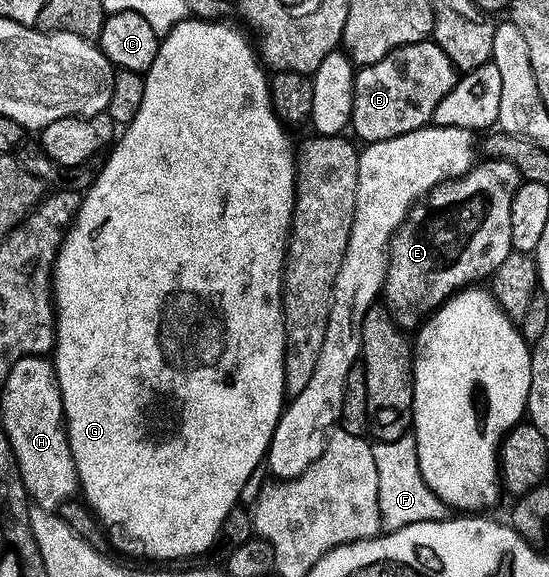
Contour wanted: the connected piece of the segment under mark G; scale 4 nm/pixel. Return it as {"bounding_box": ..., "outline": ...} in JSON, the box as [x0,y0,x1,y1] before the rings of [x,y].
{"bounding_box":[53,19,297,561],"outline":[[[188,19],[188,20],[185,20],[185,21],[183,21],[183,22],[182,22],[182,23],[180,23],[180,24],[179,24],[179,25],[176,25],[176,26],[175,26],[175,28],[174,28],[174,29],[172,29],[172,30],[171,30],[171,32],[170,32],[170,33],[168,33],[168,34],[166,34],[166,36],[164,36],[164,37],[163,37],[163,38],[162,38],[162,41],[161,41],[161,44],[160,44],[160,46],[159,46],[159,54],[158,54],[158,55],[157,55],[157,63],[153,63],[153,67],[152,67],[152,68],[151,68],[151,70],[150,70],[150,71],[149,71],[149,72],[148,72],[148,73],[147,73],[147,74],[146,74],[146,75],[145,75],[145,80],[146,80],[146,83],[147,83],[147,86],[146,86],[146,87],[145,87],[145,103],[141,103],[141,111],[137,111],[137,119],[133,119],[133,123],[132,123],[132,124],[131,124],[131,125],[129,125],[129,126],[126,126],[126,129],[125,129],[125,132],[124,132],[124,133],[127,133],[127,134],[125,134],[125,135],[124,135],[124,137],[123,137],[123,134],[122,134],[122,136],[120,136],[120,137],[119,137],[119,138],[118,138],[118,141],[117,141],[117,144],[116,144],[116,145],[115,145],[115,146],[114,146],[114,148],[112,148],[112,149],[111,149],[111,150],[110,150],[110,153],[111,153],[111,152],[112,152],[112,153],[111,153],[111,158],[109,158],[109,159],[108,159],[108,161],[107,161],[107,166],[105,166],[105,167],[104,167],[104,165],[103,165],[103,166],[102,166],[102,168],[100,168],[100,169],[99,169],[99,170],[98,170],[98,177],[97,177],[97,179],[96,179],[96,181],[95,181],[95,185],[94,185],[94,186],[92,186],[92,188],[91,188],[91,189],[89,189],[89,190],[87,190],[87,191],[86,191],[86,193],[85,193],[85,196],[84,196],[84,197],[83,197],[83,205],[82,205],[82,206],[81,206],[81,208],[80,208],[80,209],[79,209],[79,214],[78,214],[78,215],[77,215],[77,216],[75,216],[75,223],[74,223],[74,225],[72,225],[72,227],[71,227],[71,229],[70,229],[70,231],[68,231],[68,232],[67,232],[67,238],[65,238],[65,239],[64,239],[64,240],[63,240],[63,246],[62,246],[62,247],[61,247],[61,251],[60,251],[60,252],[59,252],[59,257],[58,257],[58,258],[57,258],[57,259],[56,259],[56,260],[55,260],[55,268],[54,268],[54,270],[53,270],[53,296],[54,296],[54,299],[55,299],[55,347],[54,347],[54,350],[53,350],[53,364],[54,364],[54,366],[55,366],[55,378],[57,378],[57,380],[59,380],[59,386],[60,386],[60,387],[61,387],[61,399],[62,399],[62,400],[63,400],[63,420],[64,420],[64,421],[66,421],[66,422],[67,422],[67,438],[68,438],[68,439],[69,439],[69,447],[70,447],[70,448],[71,448],[71,454],[72,454],[72,455],[73,455],[73,459],[74,459],[74,460],[75,460],[75,470],[76,470],[76,471],[77,471],[77,475],[78,475],[78,476],[79,476],[79,487],[80,487],[80,490],[81,490],[81,497],[82,497],[82,500],[83,500],[83,501],[84,501],[84,502],[86,502],[86,504],[87,504],[87,505],[88,505],[88,506],[89,506],[89,508],[90,508],[90,510],[91,510],[91,512],[92,512],[92,513],[94,513],[94,514],[95,514],[95,516],[96,516],[96,517],[98,517],[98,518],[99,518],[99,520],[100,520],[100,522],[102,522],[102,524],[103,524],[103,525],[104,525],[104,526],[107,526],[107,527],[110,527],[110,525],[116,525],[116,527],[117,527],[117,528],[119,528],[119,529],[124,529],[124,531],[125,531],[125,532],[127,532],[127,533],[128,533],[128,535],[129,535],[129,536],[131,536],[131,537],[132,537],[132,539],[133,539],[133,540],[135,540],[135,541],[136,541],[136,543],[137,543],[137,544],[139,544],[139,545],[140,545],[140,547],[141,547],[141,548],[143,548],[143,549],[144,549],[144,551],[145,551],[145,552],[147,552],[147,553],[148,553],[148,555],[149,555],[149,556],[151,556],[151,557],[156,557],[156,559],[157,559],[157,560],[159,560],[159,561],[179,561],[179,560],[181,560],[181,559],[182,559],[182,557],[195,557],[195,556],[197,556],[197,555],[198,555],[198,553],[203,553],[203,552],[205,552],[205,551],[206,551],[206,549],[207,549],[207,548],[209,548],[209,547],[210,547],[210,545],[211,545],[211,544],[213,544],[213,543],[214,543],[214,541],[215,541],[215,540],[217,540],[217,539],[218,539],[218,537],[219,537],[219,532],[221,532],[221,531],[222,531],[222,529],[223,529],[223,524],[225,524],[225,523],[226,523],[226,521],[227,521],[227,520],[229,520],[229,519],[230,519],[230,517],[231,517],[231,512],[233,512],[233,511],[234,511],[234,509],[235,509],[235,504],[237,504],[237,503],[238,503],[238,501],[239,501],[239,500],[241,500],[241,499],[242,499],[242,497],[243,497],[243,492],[245,492],[245,491],[246,491],[246,489],[247,489],[247,484],[249,484],[249,483],[250,483],[250,481],[251,481],[251,476],[253,476],[253,475],[254,475],[254,473],[255,473],[255,472],[257,472],[257,471],[258,471],[258,469],[259,469],[259,464],[260,464],[260,465],[261,465],[261,466],[262,466],[262,465],[263,465],[263,464],[264,464],[264,462],[266,462],[266,460],[267,460],[267,452],[268,452],[268,451],[270,451],[270,449],[271,449],[271,440],[272,440],[272,439],[273,439],[273,435],[274,435],[274,434],[275,434],[275,432],[276,432],[276,431],[277,431],[277,427],[278,427],[278,426],[279,426],[279,420],[281,420],[281,419],[282,419],[282,418],[283,418],[283,410],[284,410],[284,408],[285,408],[285,400],[286,400],[286,399],[287,399],[287,398],[288,398],[288,396],[287,396],[287,389],[286,389],[286,320],[285,320],[285,318],[283,318],[283,295],[284,295],[284,292],[283,292],[283,271],[284,271],[284,269],[286,269],[286,268],[287,268],[287,247],[288,247],[288,244],[289,244],[289,242],[290,242],[290,240],[291,240],[291,220],[293,220],[293,218],[294,218],[294,217],[295,217],[295,178],[296,178],[296,176],[297,176],[297,153],[296,153],[296,150],[295,150],[295,149],[294,149],[294,148],[293,148],[293,145],[292,145],[292,149],[291,149],[291,141],[290,141],[290,139],[289,139],[289,138],[287,138],[287,133],[286,133],[286,131],[287,131],[287,132],[288,132],[288,130],[287,130],[287,129],[286,129],[286,128],[285,128],[285,125],[284,125],[284,123],[283,123],[283,121],[281,121],[281,120],[280,120],[280,118],[279,118],[279,116],[278,116],[278,114],[276,114],[276,113],[275,113],[275,109],[274,109],[274,104],[273,104],[273,103],[272,103],[272,101],[271,101],[271,87],[270,87],[270,84],[269,84],[269,73],[268,73],[268,70],[267,70],[267,69],[266,69],[266,68],[265,68],[265,66],[264,66],[264,64],[263,64],[263,62],[262,62],[262,61],[261,61],[261,60],[260,60],[260,54],[259,54],[259,53],[258,53],[258,52],[257,52],[257,49],[256,49],[256,46],[255,46],[255,45],[254,45],[254,44],[253,44],[253,41],[252,41],[252,38],[251,38],[251,37],[250,37],[250,36],[248,36],[248,37],[249,37],[249,38],[247,38],[247,37],[246,37],[246,35],[245,35],[245,34],[243,34],[243,33],[242,33],[242,31],[241,31],[241,30],[239,30],[239,29],[234,29],[234,27],[233,27],[233,26],[231,26],[231,25],[223,25],[223,24],[224,24],[224,22],[223,22],[223,21],[222,21],[222,20],[200,20],[200,19]]]}

